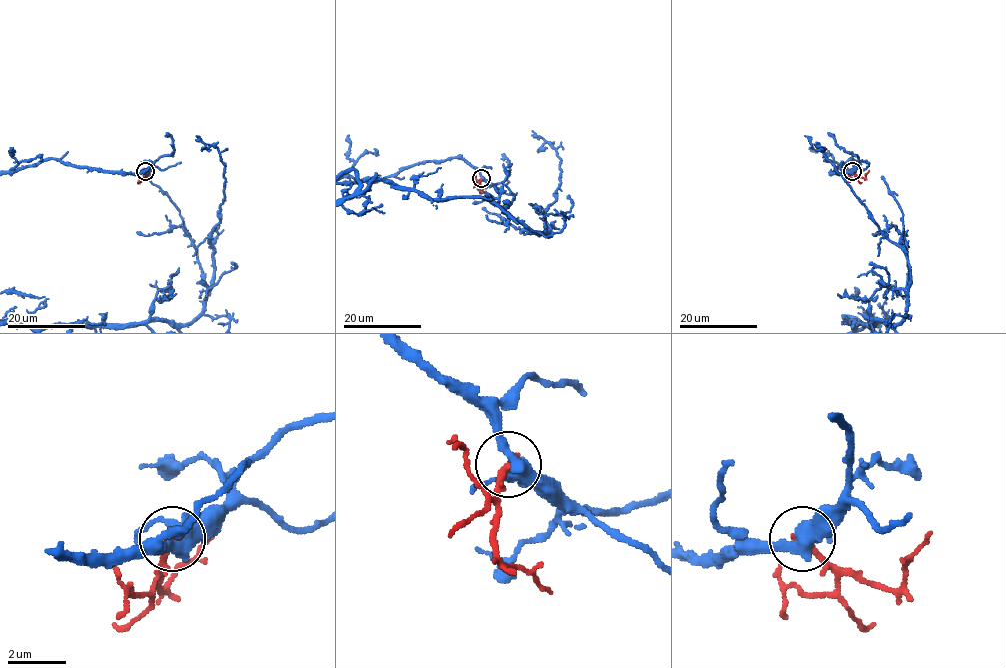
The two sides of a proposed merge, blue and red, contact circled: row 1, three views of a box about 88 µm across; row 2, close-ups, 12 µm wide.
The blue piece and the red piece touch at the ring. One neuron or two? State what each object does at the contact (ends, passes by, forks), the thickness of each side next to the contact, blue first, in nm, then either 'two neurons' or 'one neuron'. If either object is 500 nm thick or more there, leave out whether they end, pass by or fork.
blue forks there; red ends there; 440 nm thick on the blue side, 260 nm on the other; two neurons

